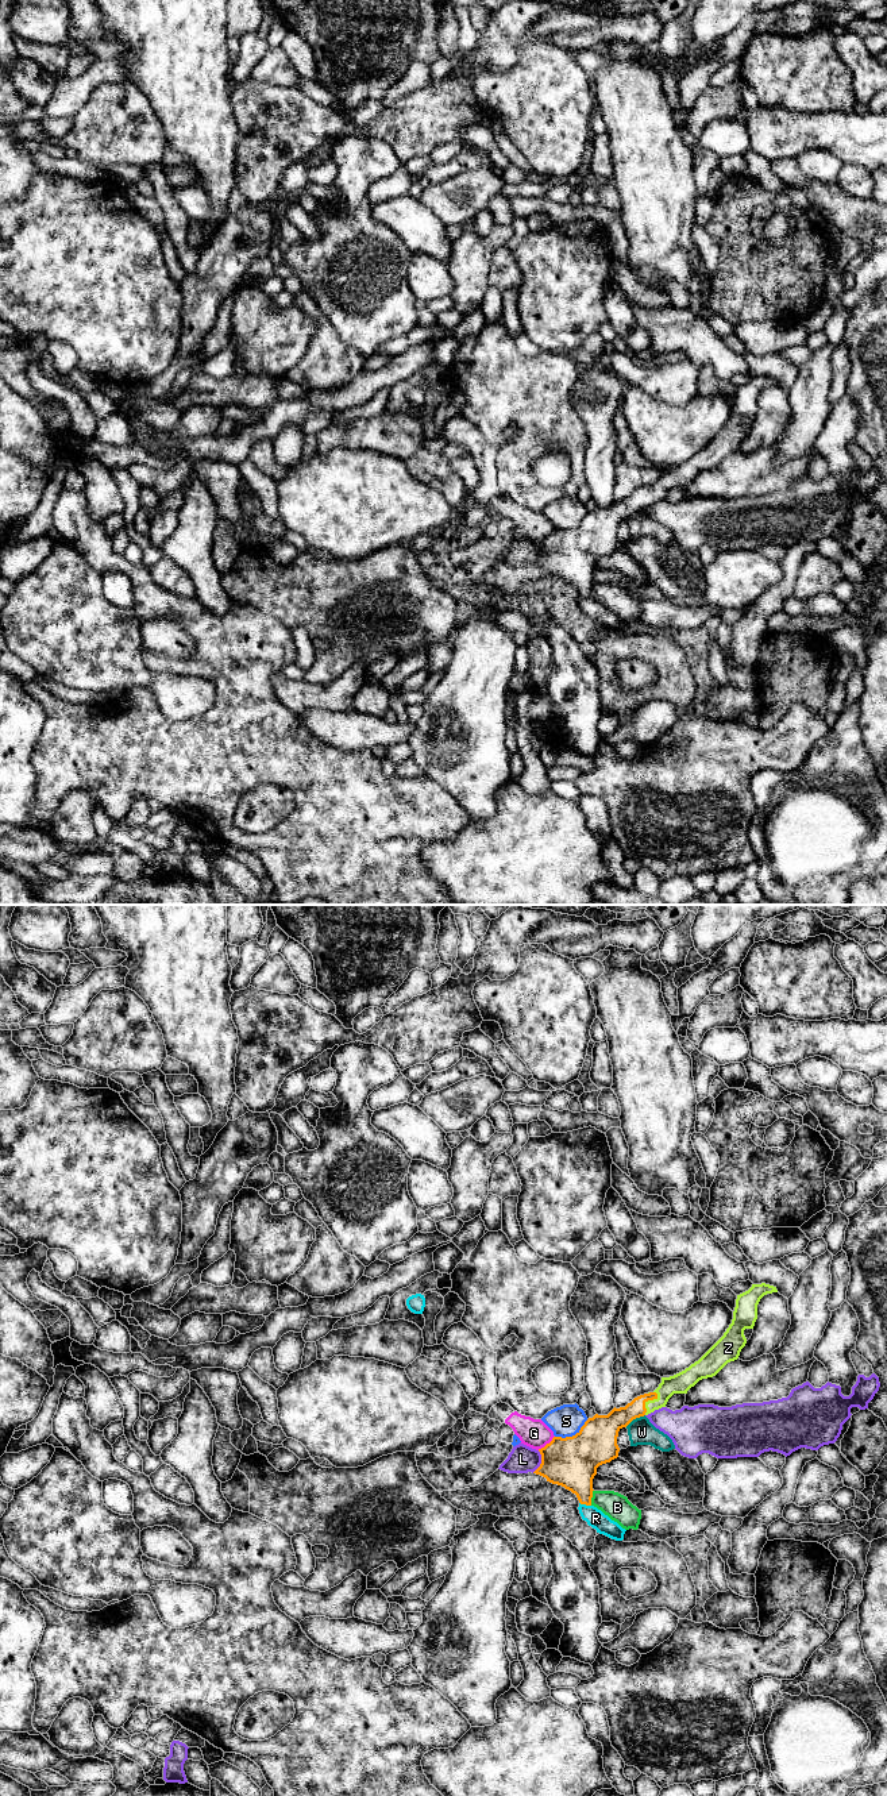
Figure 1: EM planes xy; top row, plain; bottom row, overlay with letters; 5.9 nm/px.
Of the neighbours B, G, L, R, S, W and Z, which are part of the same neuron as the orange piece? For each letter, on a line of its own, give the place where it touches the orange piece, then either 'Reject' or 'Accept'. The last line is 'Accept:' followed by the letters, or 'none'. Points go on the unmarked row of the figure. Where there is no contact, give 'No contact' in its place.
B: Touches orange at xy (592, 589). Reject
G: Touches orange at xy (547, 536). Reject
L: Touches orange at xy (542, 554). Reject
R: Touches orange at xy (585, 596). Reject
S: Touches orange at xy (573, 528). Reject
W: Touches orange at xy (635, 511). Reject
Z: Touches orange at xy (648, 492). Accept
Accept: Z

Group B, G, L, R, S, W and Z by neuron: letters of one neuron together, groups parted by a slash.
B / G / L / R / S / W / Z

